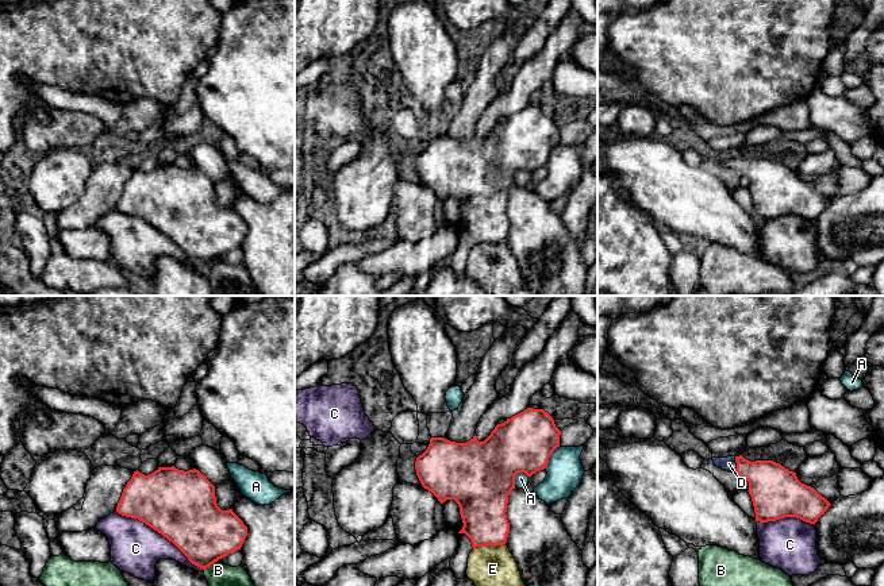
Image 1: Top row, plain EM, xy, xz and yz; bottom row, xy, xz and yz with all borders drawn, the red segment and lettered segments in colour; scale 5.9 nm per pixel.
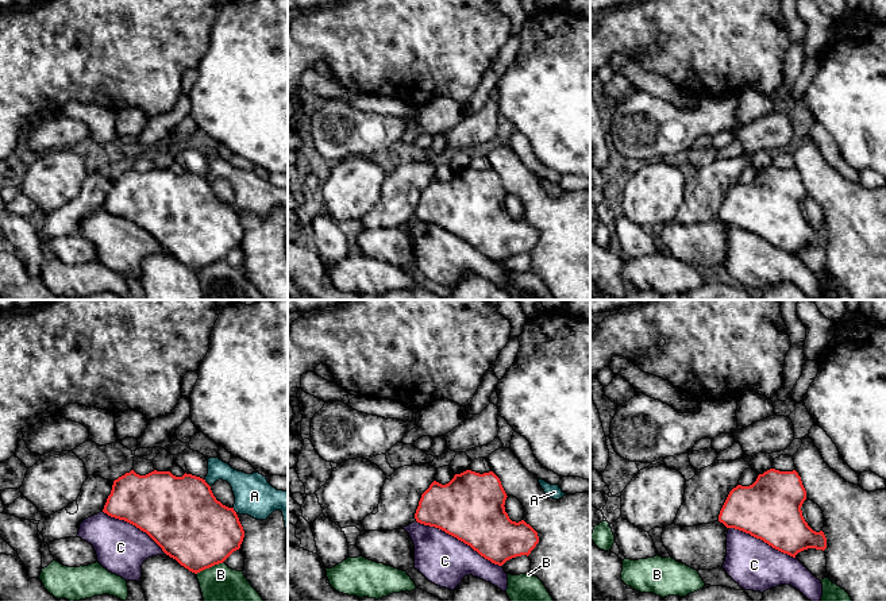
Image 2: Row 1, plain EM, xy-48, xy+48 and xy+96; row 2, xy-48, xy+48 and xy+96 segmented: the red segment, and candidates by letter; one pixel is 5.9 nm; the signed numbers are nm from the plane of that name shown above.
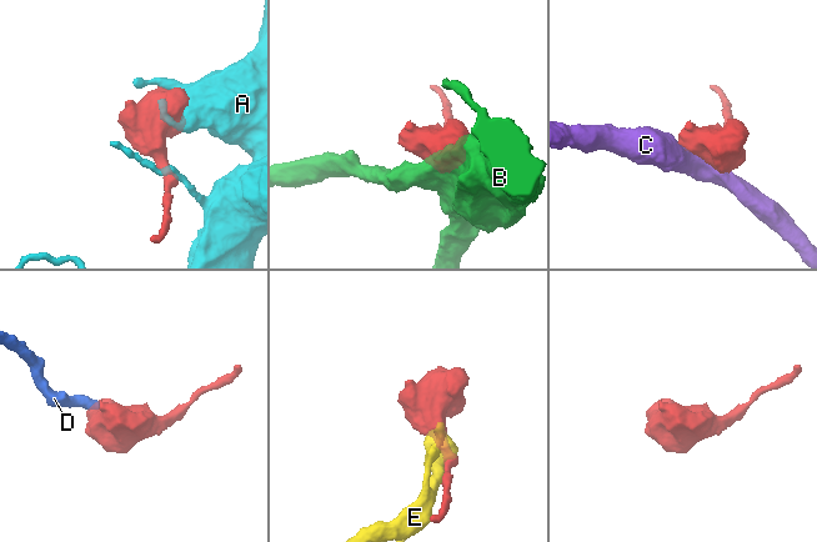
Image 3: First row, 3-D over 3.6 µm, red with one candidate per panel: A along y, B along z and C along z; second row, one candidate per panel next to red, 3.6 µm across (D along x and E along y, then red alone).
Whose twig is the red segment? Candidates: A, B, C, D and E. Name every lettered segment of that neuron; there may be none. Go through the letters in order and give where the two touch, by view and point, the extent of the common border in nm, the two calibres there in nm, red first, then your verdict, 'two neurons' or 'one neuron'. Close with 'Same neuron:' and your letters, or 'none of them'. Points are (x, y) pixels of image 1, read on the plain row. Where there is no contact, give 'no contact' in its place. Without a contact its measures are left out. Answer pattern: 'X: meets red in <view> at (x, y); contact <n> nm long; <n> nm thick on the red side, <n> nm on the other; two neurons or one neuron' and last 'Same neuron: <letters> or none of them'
A: meets red in xz at (514, 174); contact 110 nm long; 420 nm thick on the red side, 80 nm on the other; two neurons
B: meets red in xy at (210, 262); contact 100 nm long; 360 nm thick on the red side, 260 nm on the other; two neurons
C: meets red in xy at (160, 230); contact 650 nm long; 420 nm thick on the red side, 300 nm on the other; two neurons
D: meets red in yz at (737, 162); contact 100 nm long; 280 nm thick on the red side, 90 nm on the other; one neuron
E: meets red in xz at (488, 242); contact 190 nm long; 280 nm thick on the red side, 280 nm on the other; two neurons
Same neuron: D

